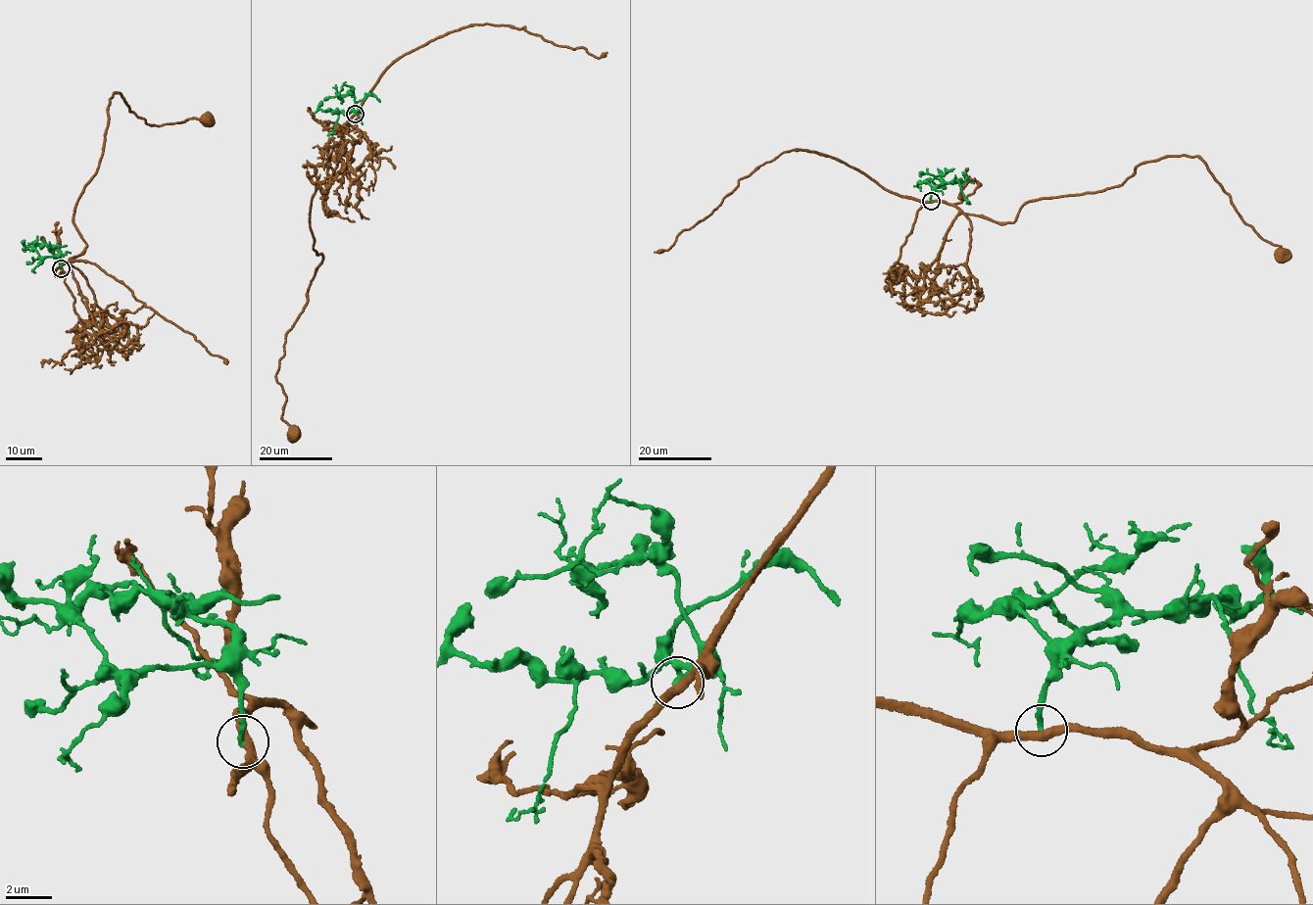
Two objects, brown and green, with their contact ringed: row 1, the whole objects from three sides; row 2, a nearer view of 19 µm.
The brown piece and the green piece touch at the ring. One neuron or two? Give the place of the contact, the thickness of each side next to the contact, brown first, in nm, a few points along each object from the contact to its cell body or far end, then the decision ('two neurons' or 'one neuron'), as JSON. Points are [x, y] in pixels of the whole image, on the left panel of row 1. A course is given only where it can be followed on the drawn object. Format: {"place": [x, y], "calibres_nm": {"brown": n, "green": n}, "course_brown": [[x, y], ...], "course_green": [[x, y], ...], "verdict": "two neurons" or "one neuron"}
{"place": [61, 268], "calibres_nm": {"brown": 360, "green": 220}, "course_brown": [[61, 267], [86, 247], [73, 214], [98, 169], [114, 94], [149, 124], [208, 120]], "course_green": [[61, 267], [59, 250], [40, 243], [33, 248], [26, 246], [23, 240]], "verdict": "two neurons"}

